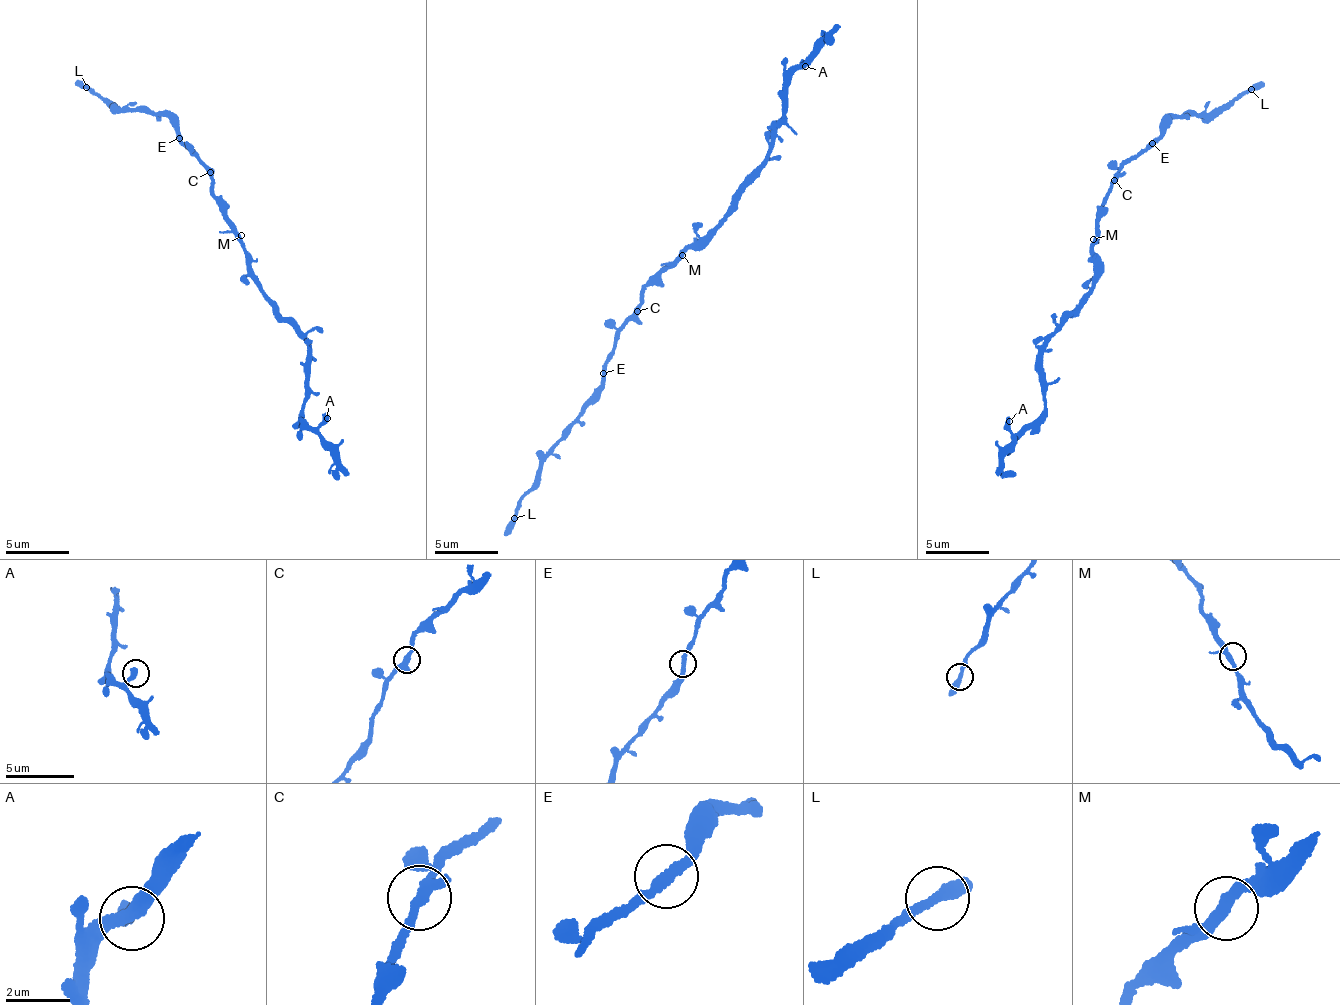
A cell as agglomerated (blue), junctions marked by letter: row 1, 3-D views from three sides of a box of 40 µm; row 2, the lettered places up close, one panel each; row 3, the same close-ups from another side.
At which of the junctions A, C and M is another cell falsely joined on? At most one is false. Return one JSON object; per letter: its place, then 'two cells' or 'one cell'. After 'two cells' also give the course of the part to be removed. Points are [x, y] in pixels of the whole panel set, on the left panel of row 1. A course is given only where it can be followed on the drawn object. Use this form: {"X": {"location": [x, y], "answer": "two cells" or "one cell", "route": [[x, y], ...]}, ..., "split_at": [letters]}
{"A": {"location": [327, 418], "answer": "one cell"}, "C": {"location": [210, 172], "answer": "one cell"}, "M": {"location": [241, 235], "answer": "one cell"}, "split_at": []}

